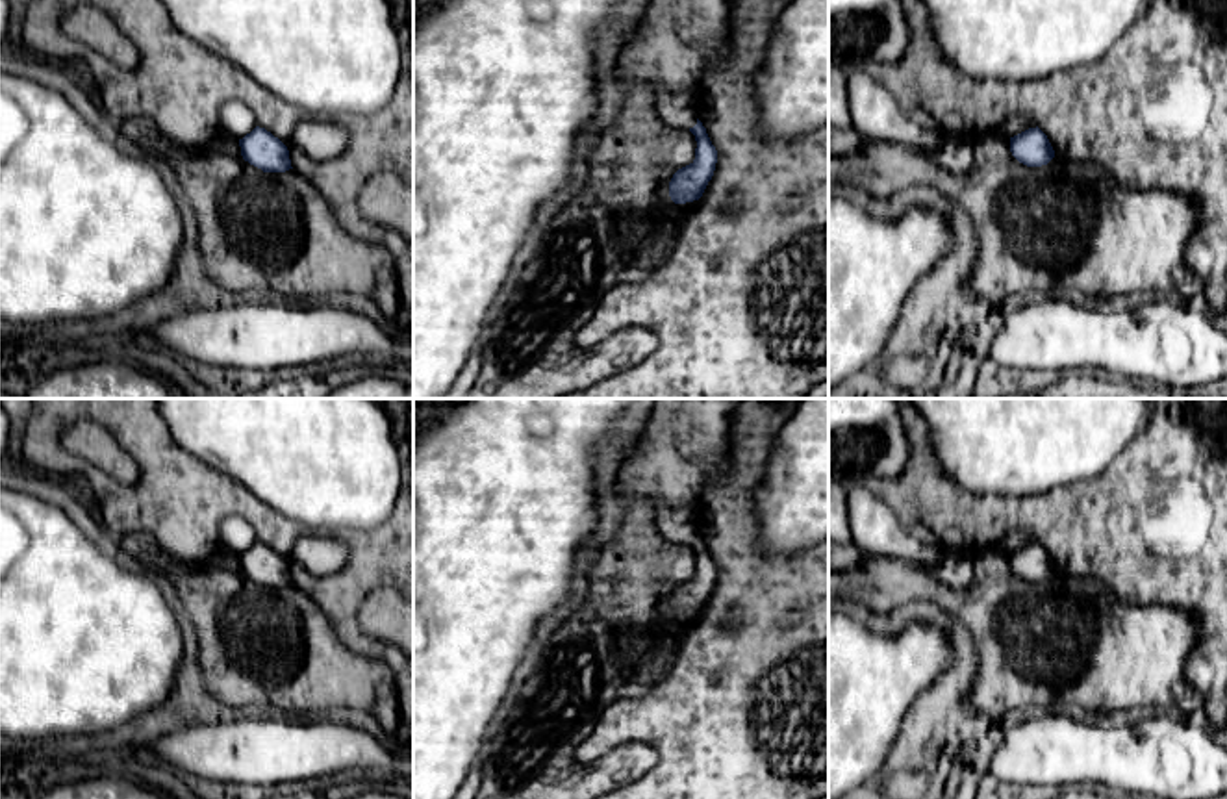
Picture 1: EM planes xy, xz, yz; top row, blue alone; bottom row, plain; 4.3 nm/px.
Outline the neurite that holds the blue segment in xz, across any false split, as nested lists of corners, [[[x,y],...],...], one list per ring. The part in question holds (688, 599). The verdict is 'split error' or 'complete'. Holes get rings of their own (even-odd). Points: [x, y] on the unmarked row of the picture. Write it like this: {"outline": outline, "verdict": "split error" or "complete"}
{"outline": [[[665,506],[658,510],[656,519],[664,538],[689,545],[697,556],[695,575],[673,590],[669,597],[669,612],[675,619],[699,615],[714,591],[717,565],[699,536],[695,519],[684,521]]], "verdict": "split error"}

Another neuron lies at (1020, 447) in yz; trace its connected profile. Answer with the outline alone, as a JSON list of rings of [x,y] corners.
[[[910,399],[925,419],[932,452],[947,476],[977,495],[1042,495],[1099,476],[1147,426],[1151,399]]]

